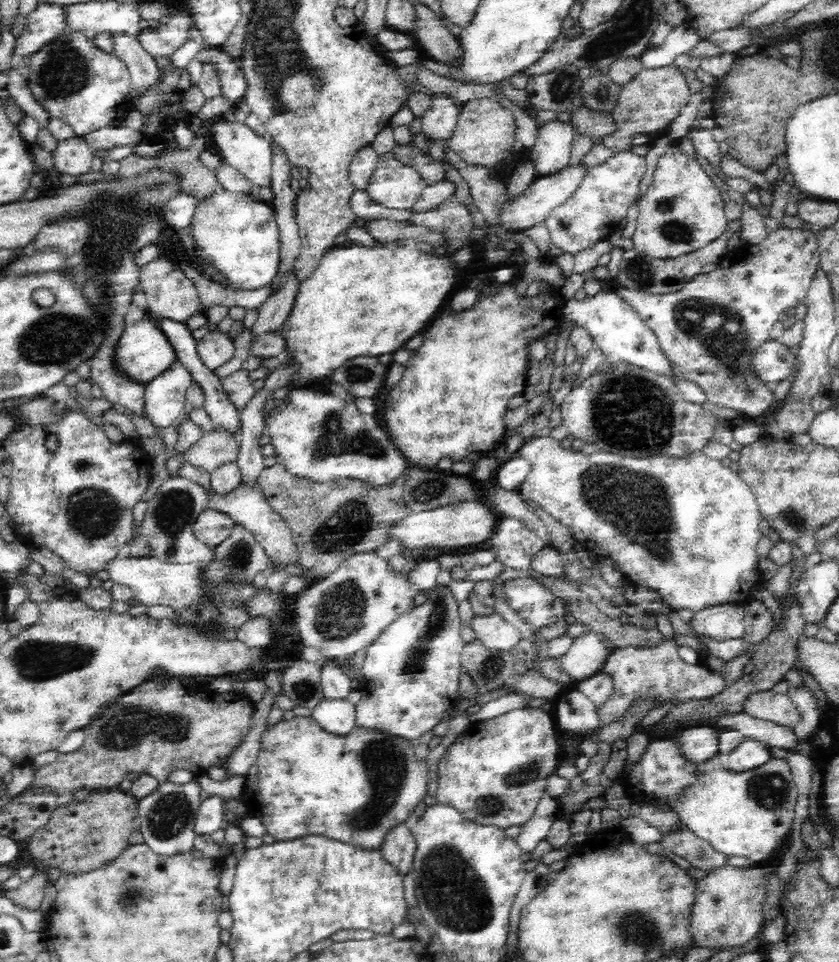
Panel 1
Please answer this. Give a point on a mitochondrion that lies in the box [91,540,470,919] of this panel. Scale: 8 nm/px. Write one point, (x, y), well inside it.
(386, 765)

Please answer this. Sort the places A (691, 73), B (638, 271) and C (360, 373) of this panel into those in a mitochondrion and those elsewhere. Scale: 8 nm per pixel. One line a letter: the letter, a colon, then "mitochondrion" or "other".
A: other
B: mitochondrion
C: mitochondrion

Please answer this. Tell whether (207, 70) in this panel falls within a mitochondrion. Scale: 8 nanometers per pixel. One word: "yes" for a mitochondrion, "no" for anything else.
no

